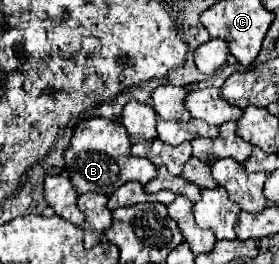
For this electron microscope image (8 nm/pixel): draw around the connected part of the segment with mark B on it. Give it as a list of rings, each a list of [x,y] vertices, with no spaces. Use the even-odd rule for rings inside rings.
[[[88,118],[76,126],[74,138],[64,152],[66,170],[70,170],[70,180],[74,188],[84,192],[102,192],[110,196],[116,192],[124,182],[136,180],[140,184],[150,182],[156,176],[156,166],[148,160],[136,158],[130,152],[132,144],[126,134],[126,128],[120,122],[112,122],[108,118]]]

